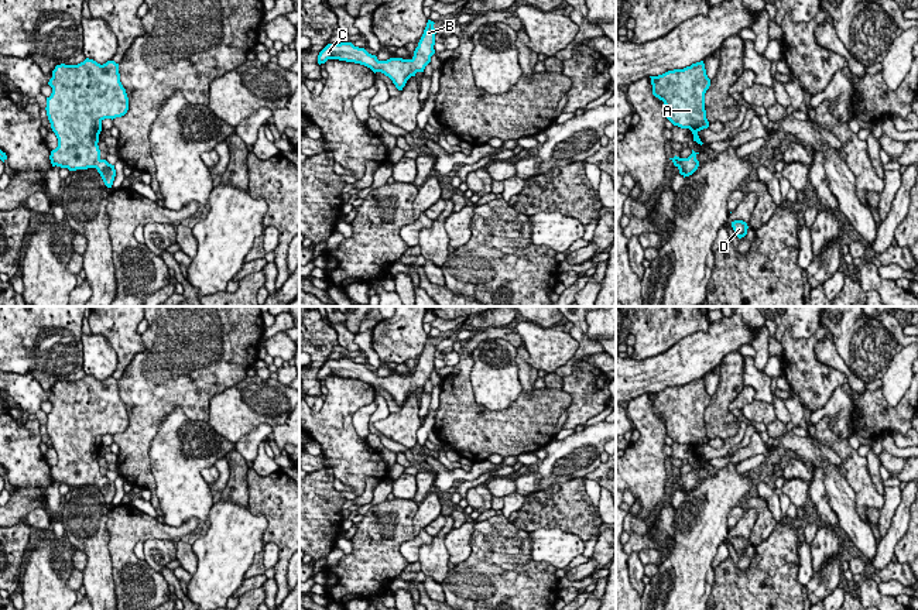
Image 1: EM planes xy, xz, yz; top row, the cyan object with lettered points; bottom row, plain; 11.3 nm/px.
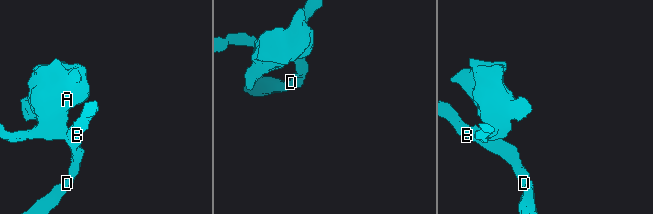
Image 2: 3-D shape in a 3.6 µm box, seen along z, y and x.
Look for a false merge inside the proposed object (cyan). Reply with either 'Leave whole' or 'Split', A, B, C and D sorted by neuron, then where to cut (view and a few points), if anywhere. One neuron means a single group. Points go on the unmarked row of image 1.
Leave whole. Groups: A B C D. No split

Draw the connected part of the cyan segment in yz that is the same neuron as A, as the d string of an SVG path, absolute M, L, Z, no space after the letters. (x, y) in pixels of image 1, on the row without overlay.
M703 377L650 394L652 411L665 421L667 435L674 442L689 445L693 458L702 462L698 449L709 443L705 409L710 402Z

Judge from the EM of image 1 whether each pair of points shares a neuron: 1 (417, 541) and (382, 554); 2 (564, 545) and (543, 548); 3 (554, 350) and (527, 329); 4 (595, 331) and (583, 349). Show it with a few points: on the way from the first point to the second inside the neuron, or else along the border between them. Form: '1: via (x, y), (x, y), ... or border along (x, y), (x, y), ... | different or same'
1: border along (415, 535), (400, 545), (400, 554), (407, 562) | different
2: via (558, 547), (548, 547) | same
3: via (547, 346), (534, 336) | same
4: border along (585, 321), (588, 336), (598, 342) | different

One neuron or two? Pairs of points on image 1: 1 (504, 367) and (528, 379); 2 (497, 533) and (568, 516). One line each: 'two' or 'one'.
1: two
2: two

